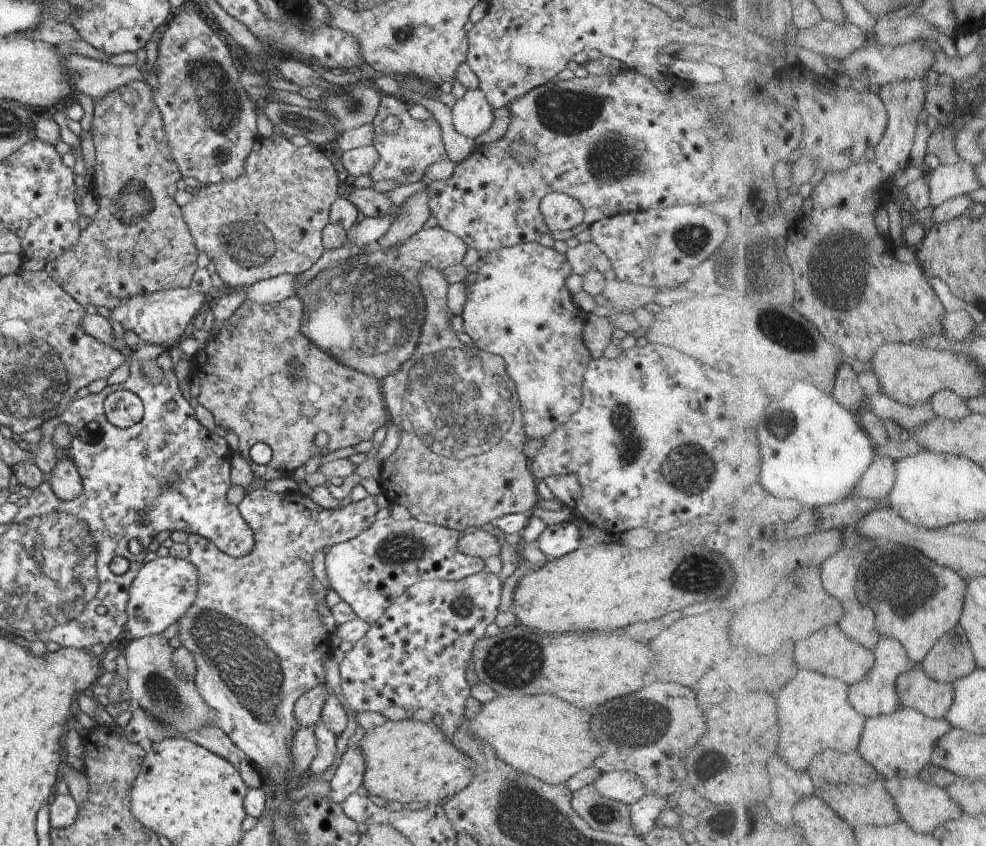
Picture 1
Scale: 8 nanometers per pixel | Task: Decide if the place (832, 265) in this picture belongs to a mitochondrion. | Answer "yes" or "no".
yes

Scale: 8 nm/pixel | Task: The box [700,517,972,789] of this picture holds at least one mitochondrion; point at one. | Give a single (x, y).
(905, 585)

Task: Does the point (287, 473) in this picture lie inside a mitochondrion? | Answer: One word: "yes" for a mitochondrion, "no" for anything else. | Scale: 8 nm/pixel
no

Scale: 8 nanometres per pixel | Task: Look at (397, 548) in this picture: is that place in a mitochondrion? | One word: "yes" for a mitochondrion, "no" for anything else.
yes

